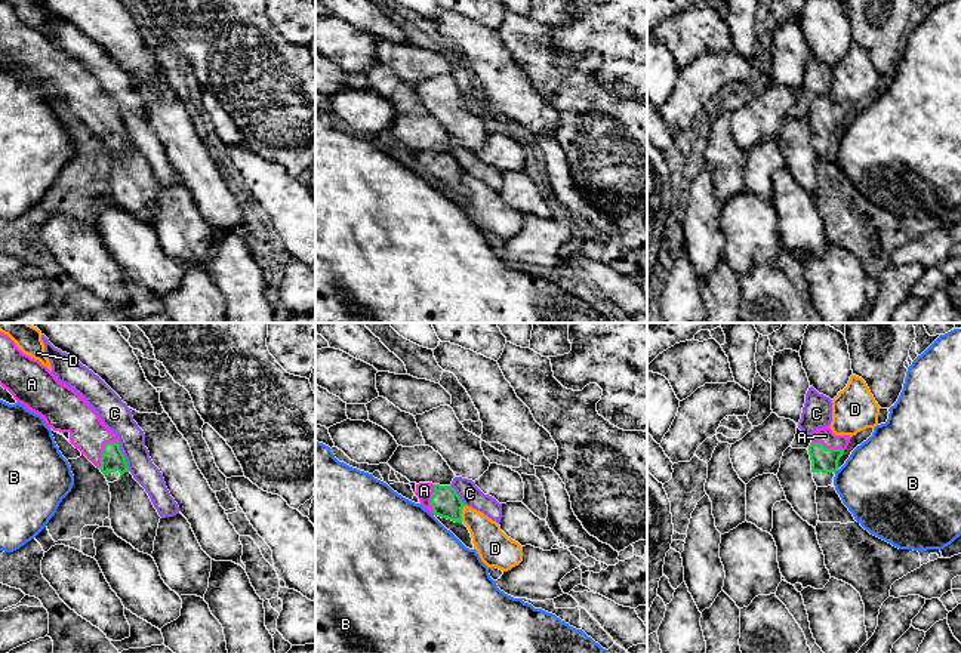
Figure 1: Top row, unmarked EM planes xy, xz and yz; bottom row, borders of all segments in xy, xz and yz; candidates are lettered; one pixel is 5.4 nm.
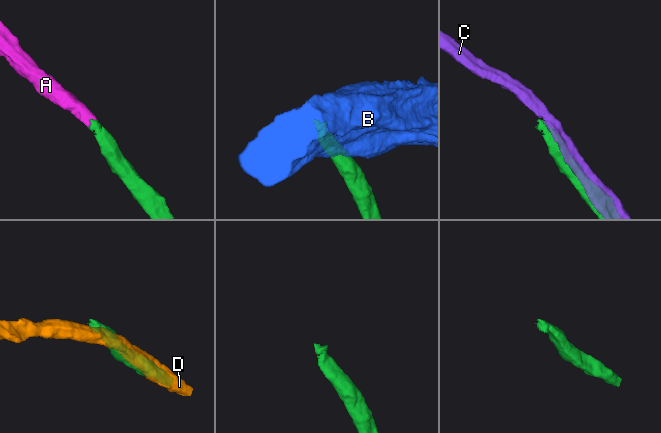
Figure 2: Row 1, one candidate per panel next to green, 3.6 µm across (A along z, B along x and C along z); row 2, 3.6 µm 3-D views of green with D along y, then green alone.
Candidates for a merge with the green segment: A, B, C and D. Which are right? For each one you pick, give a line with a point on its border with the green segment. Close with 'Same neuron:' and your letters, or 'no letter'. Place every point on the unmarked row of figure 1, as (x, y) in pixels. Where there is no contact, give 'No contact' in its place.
A: Touches green at xy (104, 117)
Same neuron: A

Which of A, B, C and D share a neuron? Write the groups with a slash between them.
A / B / C / D

